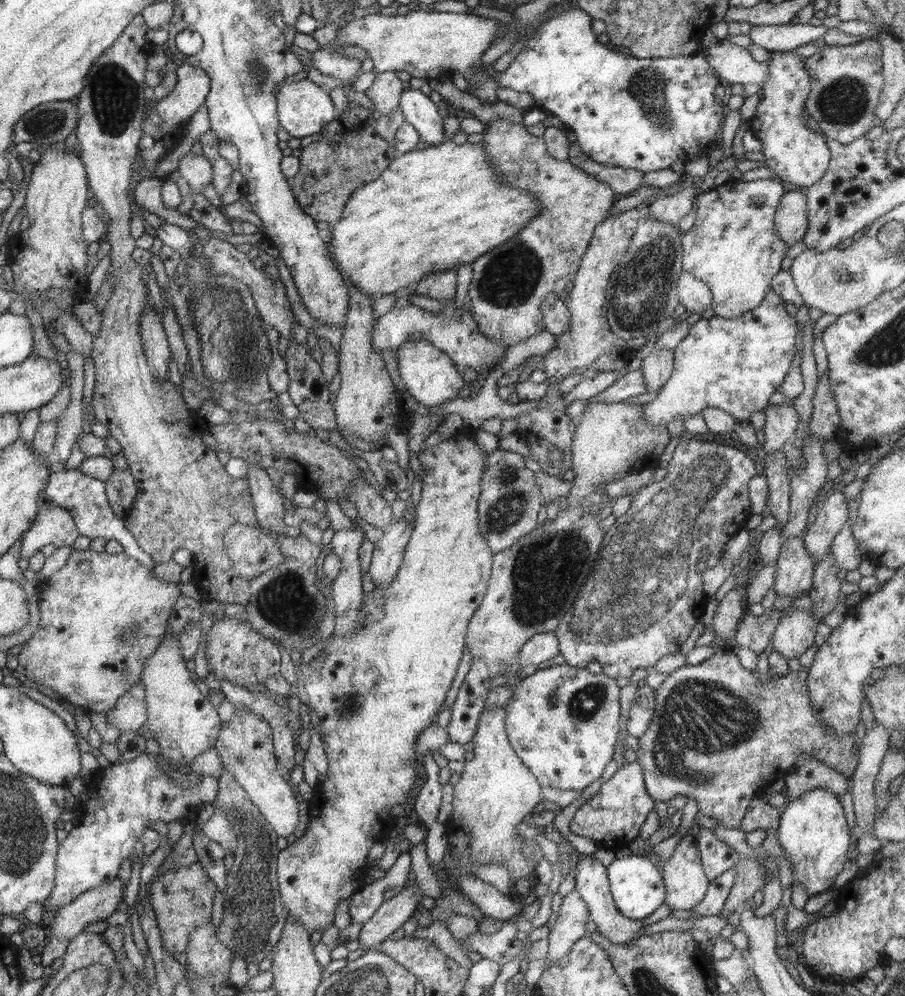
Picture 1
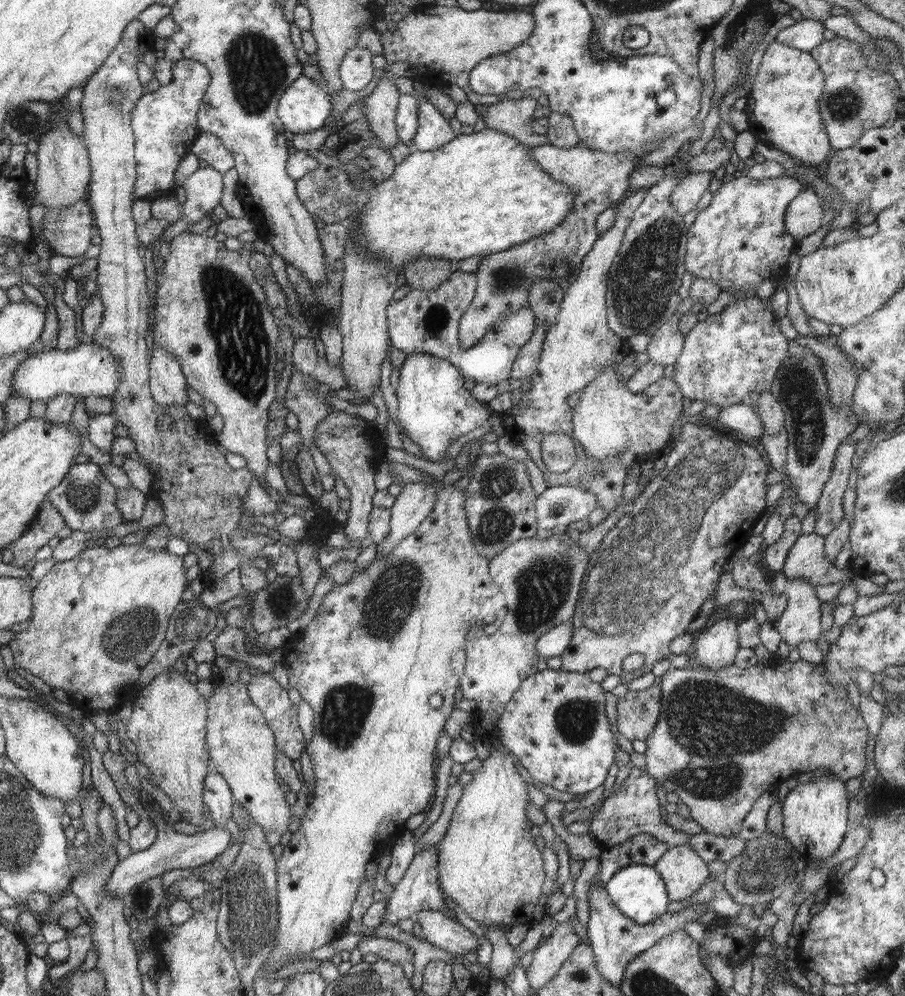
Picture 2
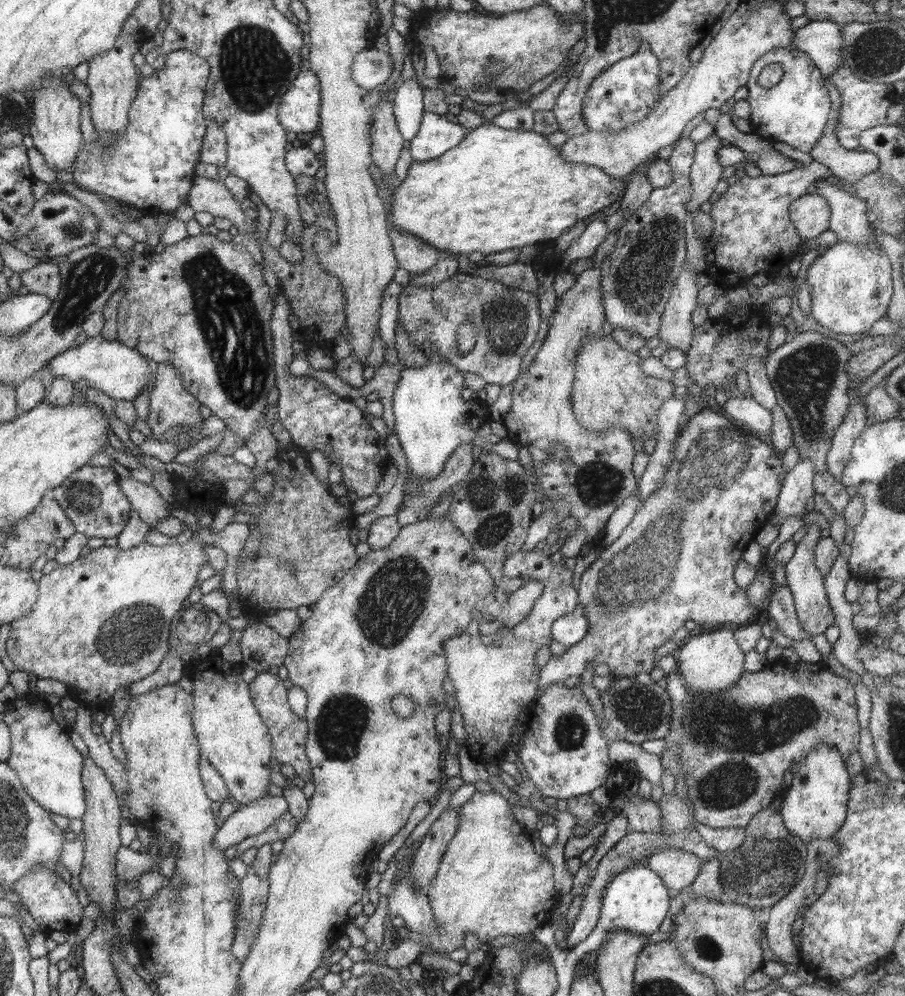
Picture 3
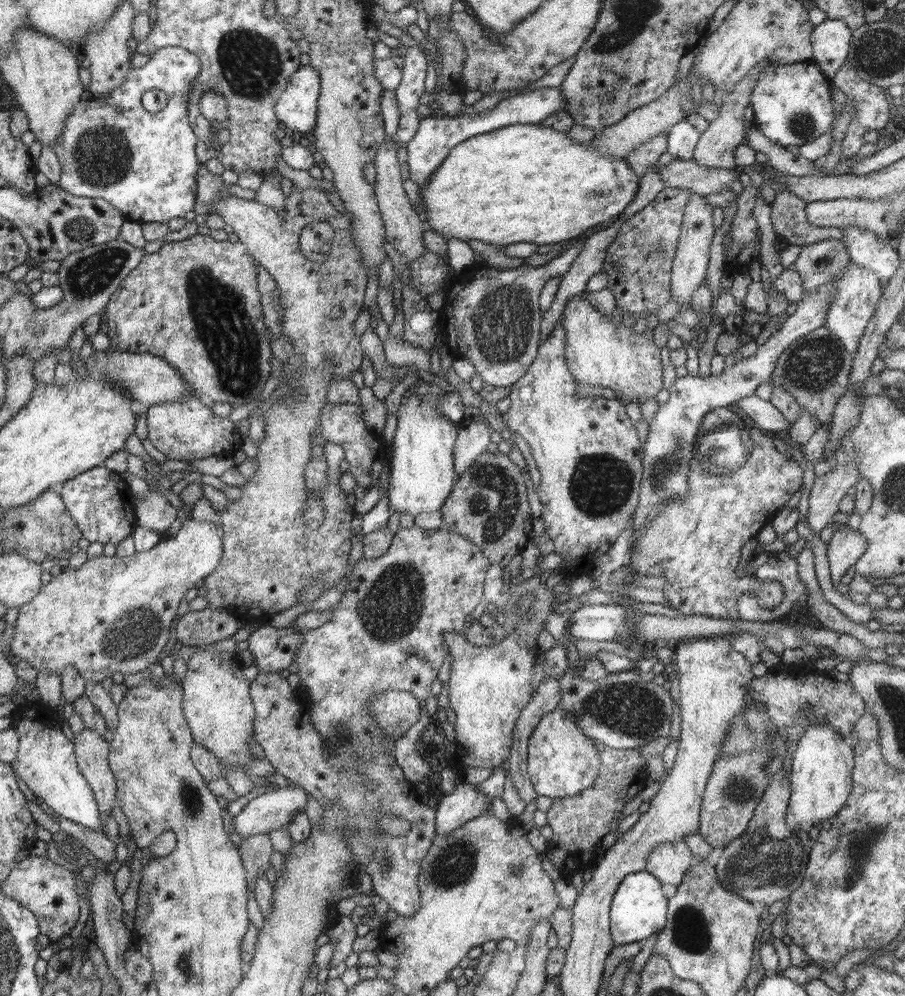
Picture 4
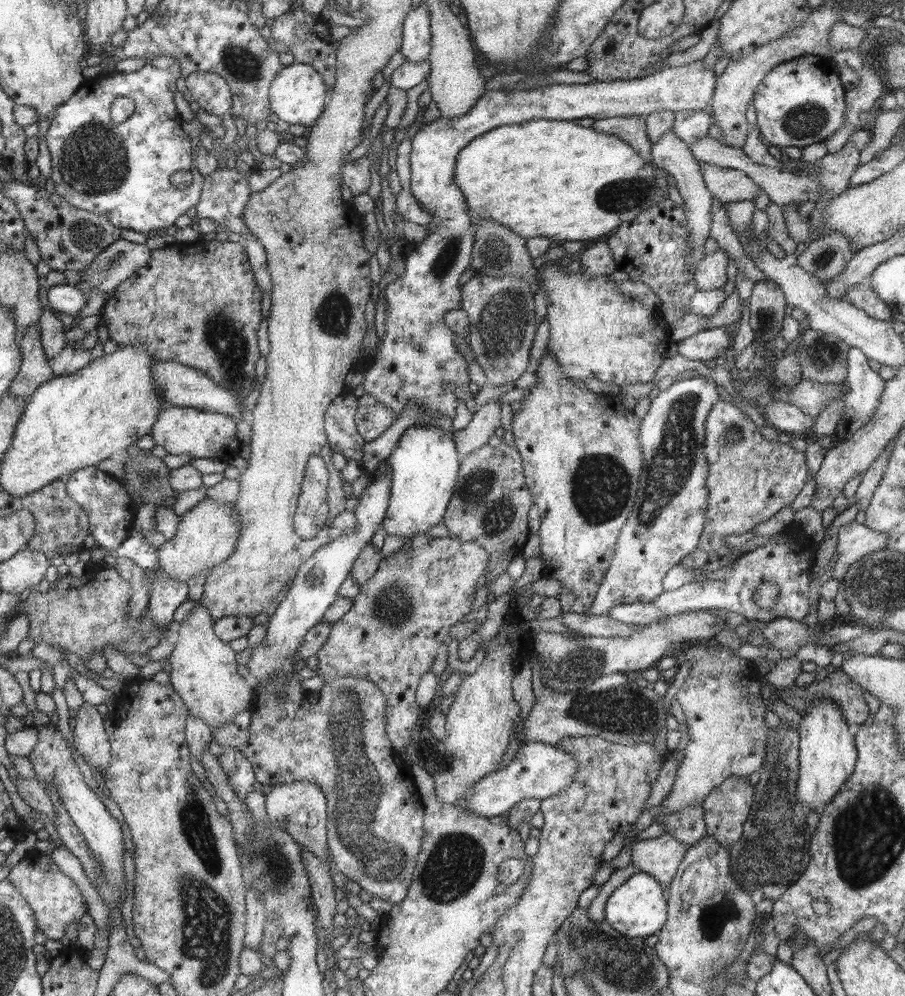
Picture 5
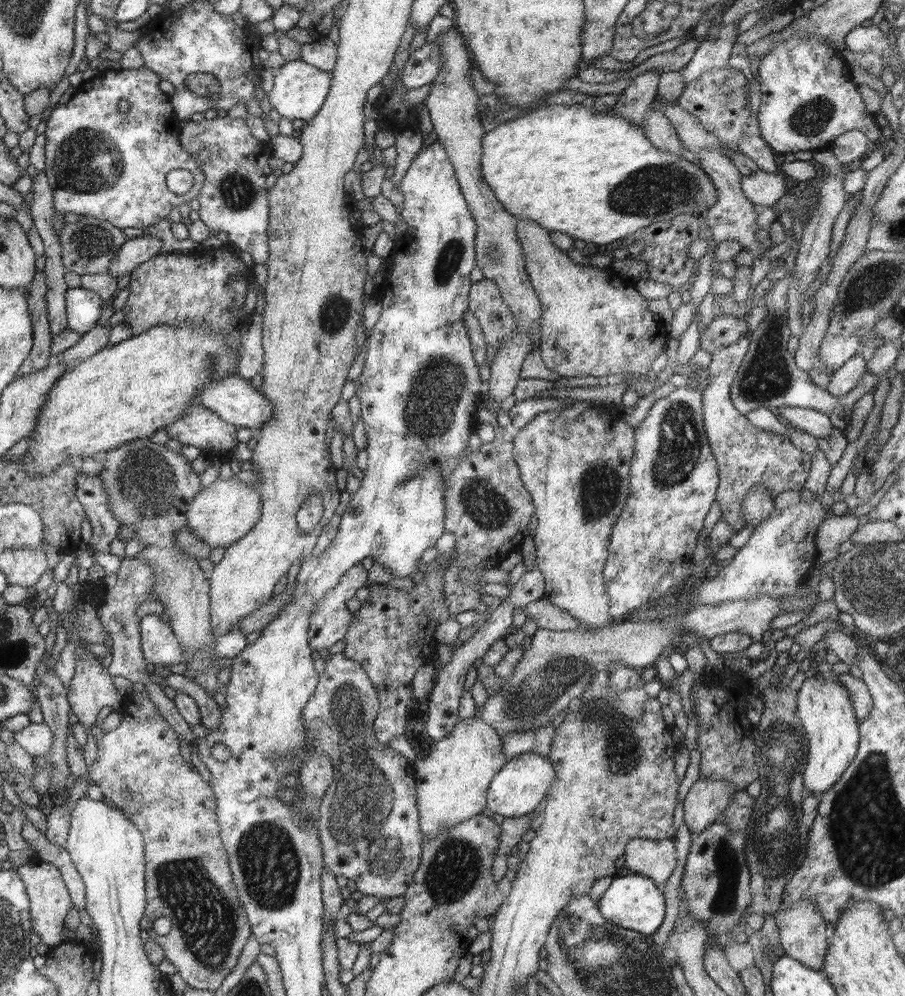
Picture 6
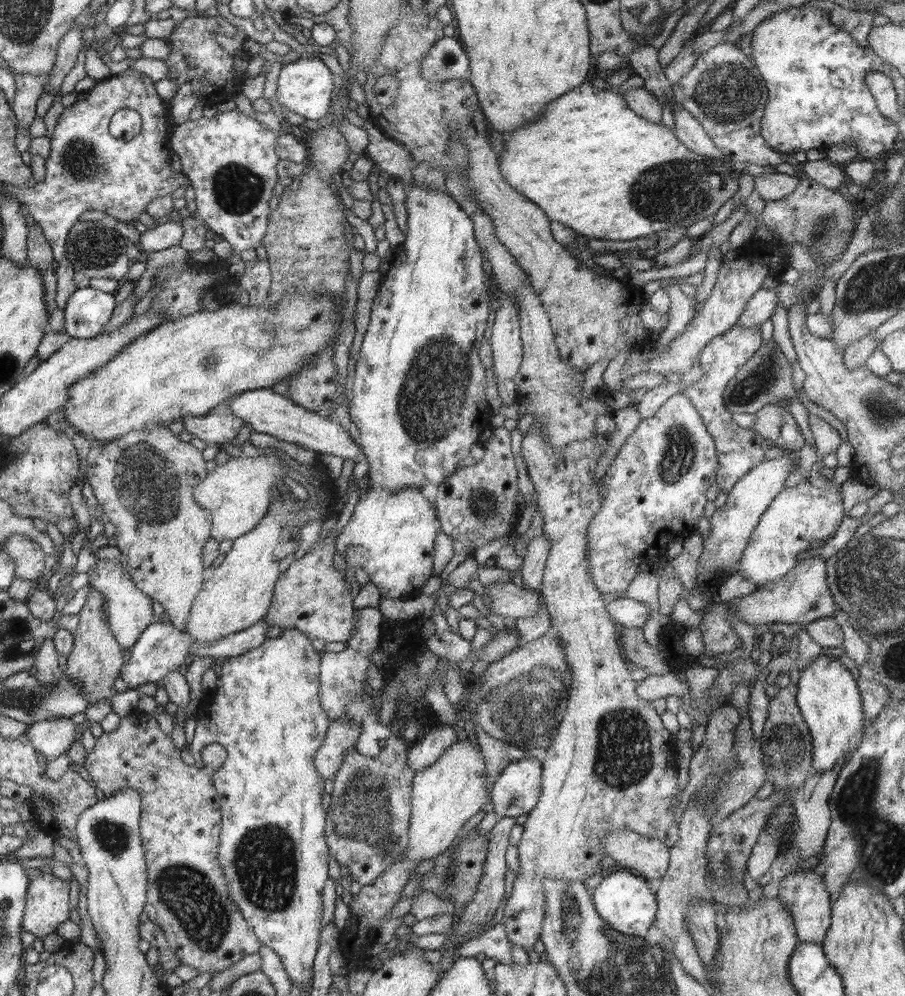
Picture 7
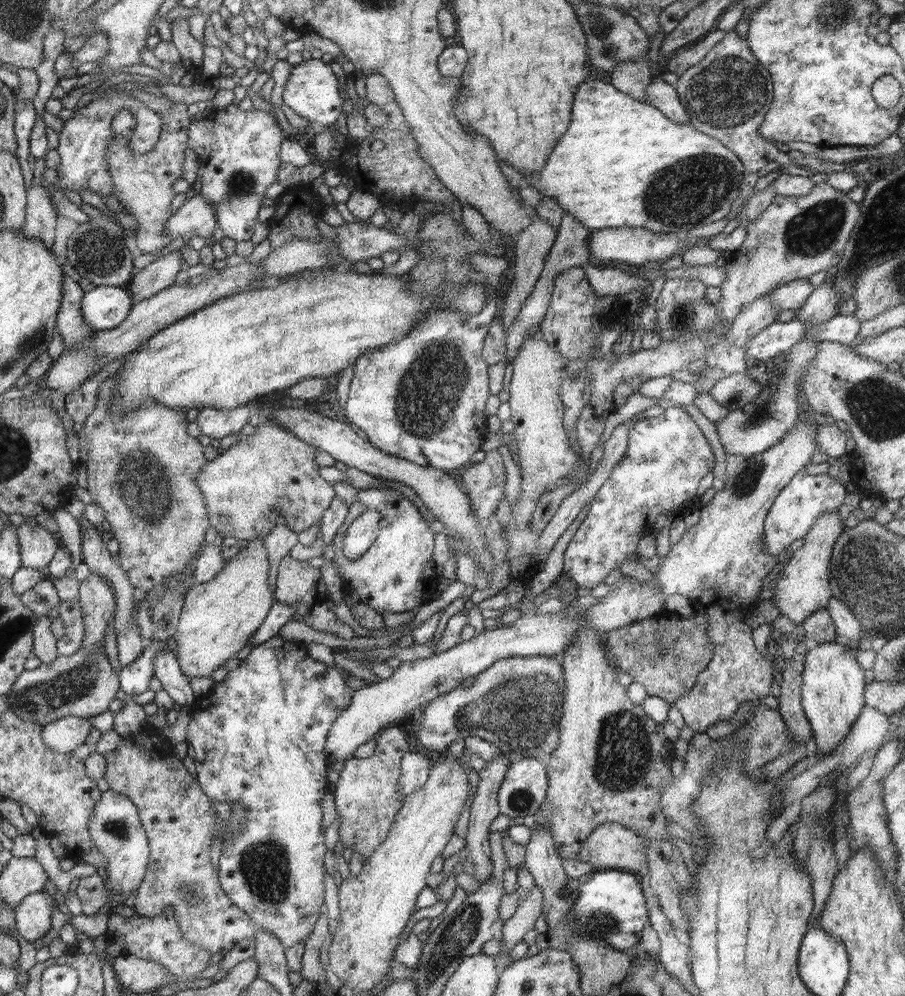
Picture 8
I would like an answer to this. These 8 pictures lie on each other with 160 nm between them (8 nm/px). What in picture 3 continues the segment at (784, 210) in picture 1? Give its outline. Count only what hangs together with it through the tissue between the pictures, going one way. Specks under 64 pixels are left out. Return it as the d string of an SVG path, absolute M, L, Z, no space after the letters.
M806 194L789 206L790 220L803 241L829 229L830 207L819 195Z

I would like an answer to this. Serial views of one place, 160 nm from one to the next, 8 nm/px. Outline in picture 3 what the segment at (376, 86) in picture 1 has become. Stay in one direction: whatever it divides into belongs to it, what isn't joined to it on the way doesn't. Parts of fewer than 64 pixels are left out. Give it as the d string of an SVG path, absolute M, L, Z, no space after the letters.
M381 100L376 104L372 122L372 160L383 170L383 177L395 171L404 139L397 128L392 102Z

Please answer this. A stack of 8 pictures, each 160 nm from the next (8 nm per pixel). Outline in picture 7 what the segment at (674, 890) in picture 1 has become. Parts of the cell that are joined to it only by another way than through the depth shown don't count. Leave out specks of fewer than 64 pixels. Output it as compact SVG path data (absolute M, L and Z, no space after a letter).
M615 830L608 834L601 842L605 856L610 856L616 862L616 867L628 868L638 876L646 880L653 880L655 883L661 880L667 871L670 870L671 847L661 840L652 837L642 836L640 833L628 830Z

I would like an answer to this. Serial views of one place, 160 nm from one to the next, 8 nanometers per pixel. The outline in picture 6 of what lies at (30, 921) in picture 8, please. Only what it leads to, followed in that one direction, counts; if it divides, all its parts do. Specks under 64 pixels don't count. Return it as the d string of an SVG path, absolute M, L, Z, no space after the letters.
M28 862L15 868L15 871L19 873L26 885L27 895L31 901L30 912L32 913L33 929L36 934L50 948L64 942L64 920L66 920L68 912L72 910L73 898L60 869L50 863L32 864Z

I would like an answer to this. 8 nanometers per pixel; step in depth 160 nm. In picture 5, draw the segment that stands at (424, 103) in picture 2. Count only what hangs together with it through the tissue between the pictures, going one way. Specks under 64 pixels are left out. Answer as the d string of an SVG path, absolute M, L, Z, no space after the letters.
M696 60L692 64L680 66L679 68L664 67L663 70L653 72L646 77L635 80L618 80L611 82L594 82L594 84L554 84L544 86L535 90L492 90L486 92L475 107L454 120L437 119L434 122L423 124L416 136L411 139L411 153L409 165L411 168L410 194L416 198L418 204L426 210L427 215L434 215L431 224L426 226L429 235L418 244L408 256L405 257L404 275L397 277L387 285L384 294L387 296L388 314L385 322L386 333L380 344L379 351L369 360L366 371L366 378L363 380L364 390L371 394L378 402L385 404L399 414L404 410L408 401L414 401L421 409L425 410L425 416L419 420L417 427L438 427L433 426L427 416L446 415L452 420L454 408L456 408L457 397L452 394L454 386L464 388L466 391L470 384L469 376L466 374L466 359L462 358L454 348L454 332L446 326L443 316L449 310L458 309L463 300L463 293L458 279L462 272L470 264L470 252L474 240L474 225L470 214L468 214L468 202L464 199L464 193L458 189L455 183L455 164L458 162L459 152L472 143L472 140L490 130L498 129L506 125L516 125L526 121L537 119L574 121L580 118L606 119L613 117L630 117L635 115L646 118L657 111L702 111L710 107L715 85L718 77L714 70L707 70L704 67L704 60Z

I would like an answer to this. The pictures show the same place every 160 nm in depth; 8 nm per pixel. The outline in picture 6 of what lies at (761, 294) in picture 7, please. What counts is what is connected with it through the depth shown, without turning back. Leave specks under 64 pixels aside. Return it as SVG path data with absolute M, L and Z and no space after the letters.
M720 315L702 329L698 345L700 345L700 350L712 354L716 349L734 345L736 341L745 336L745 332L748 332L745 318Z

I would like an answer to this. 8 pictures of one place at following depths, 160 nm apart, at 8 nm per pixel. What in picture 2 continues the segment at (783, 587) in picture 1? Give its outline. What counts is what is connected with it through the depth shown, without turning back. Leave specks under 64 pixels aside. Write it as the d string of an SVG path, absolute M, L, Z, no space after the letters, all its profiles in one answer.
M815 533L801 534L797 538L783 565L788 582L804 579L806 583L817 586L837 584L854 577L850 569L838 570L832 561L826 559L824 544L825 537Z

